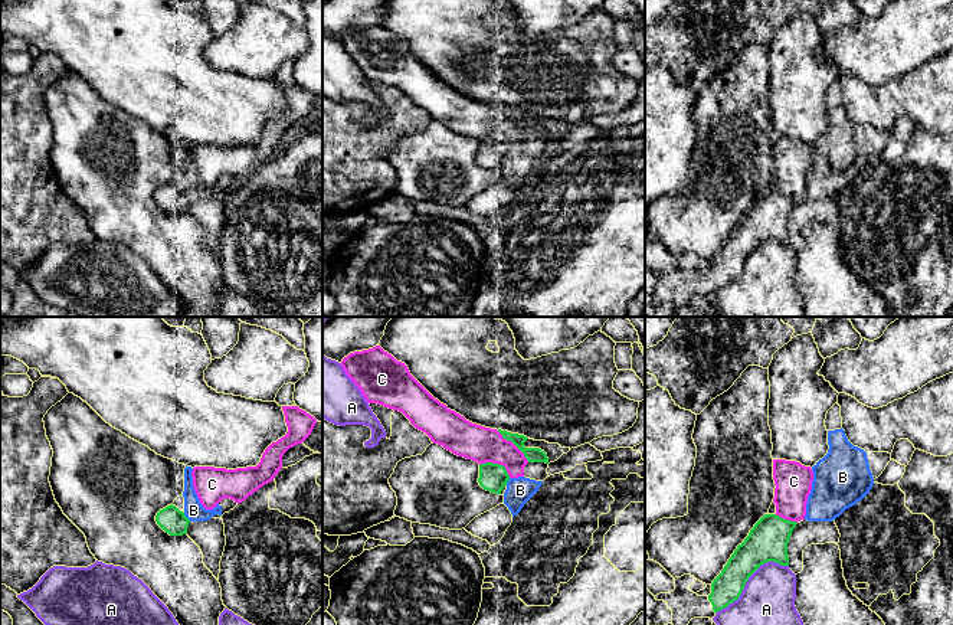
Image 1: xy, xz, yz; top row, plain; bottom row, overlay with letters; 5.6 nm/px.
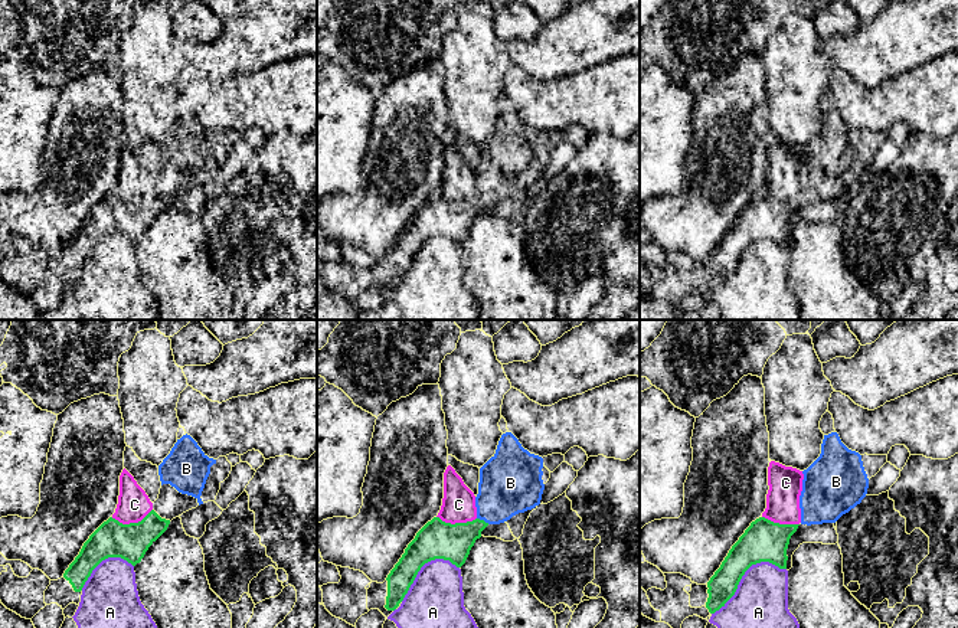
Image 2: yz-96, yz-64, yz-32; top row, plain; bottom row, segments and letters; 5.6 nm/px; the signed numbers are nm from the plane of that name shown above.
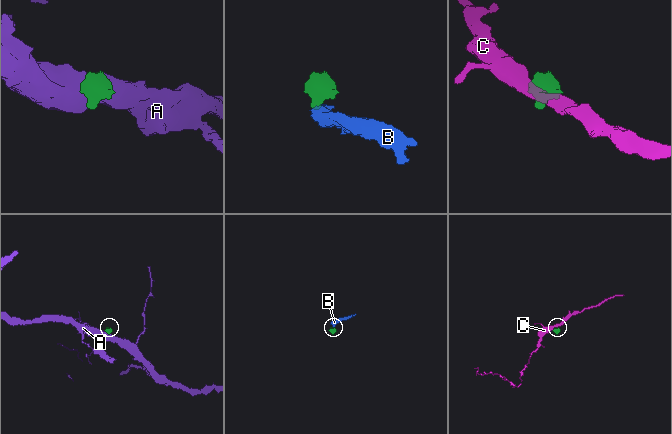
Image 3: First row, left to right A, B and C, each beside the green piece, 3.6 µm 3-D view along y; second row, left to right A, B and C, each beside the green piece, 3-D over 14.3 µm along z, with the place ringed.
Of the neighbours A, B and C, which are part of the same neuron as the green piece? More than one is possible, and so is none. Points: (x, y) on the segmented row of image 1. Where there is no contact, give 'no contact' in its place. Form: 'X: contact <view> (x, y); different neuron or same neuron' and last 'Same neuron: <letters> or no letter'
A: contact yz (747, 579); different neuron
B: contact xy (186, 517); same neuron
C: contact xz (497, 464); different neuron
Same neuron: B

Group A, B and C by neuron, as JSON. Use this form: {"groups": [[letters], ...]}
{"groups": [["A"], ["B"], ["C"]]}

